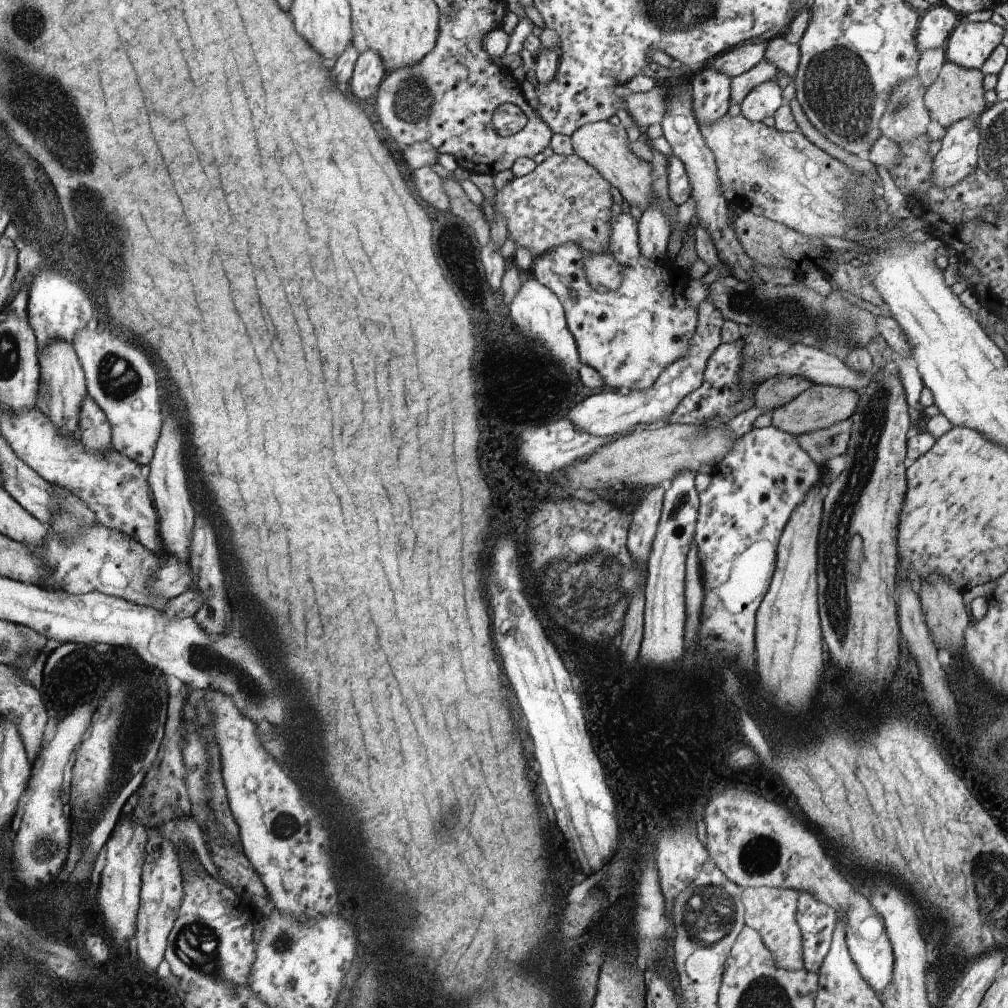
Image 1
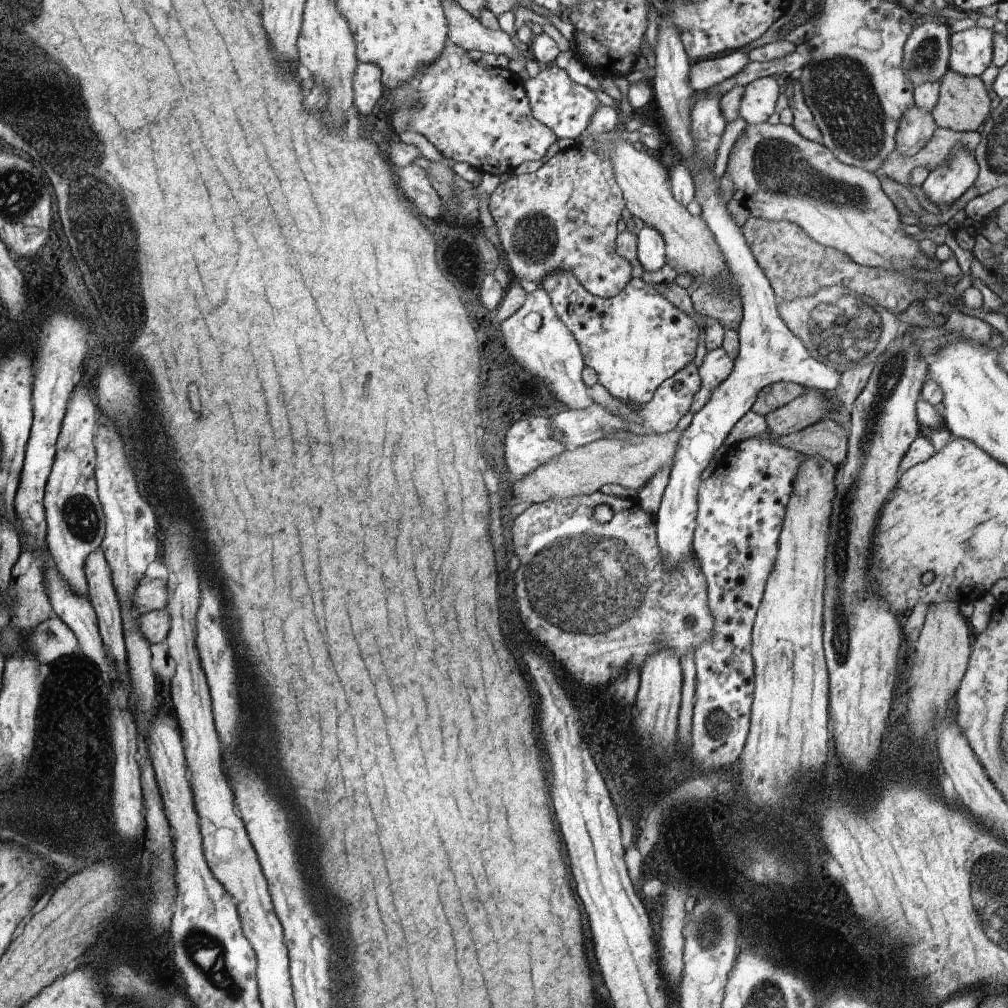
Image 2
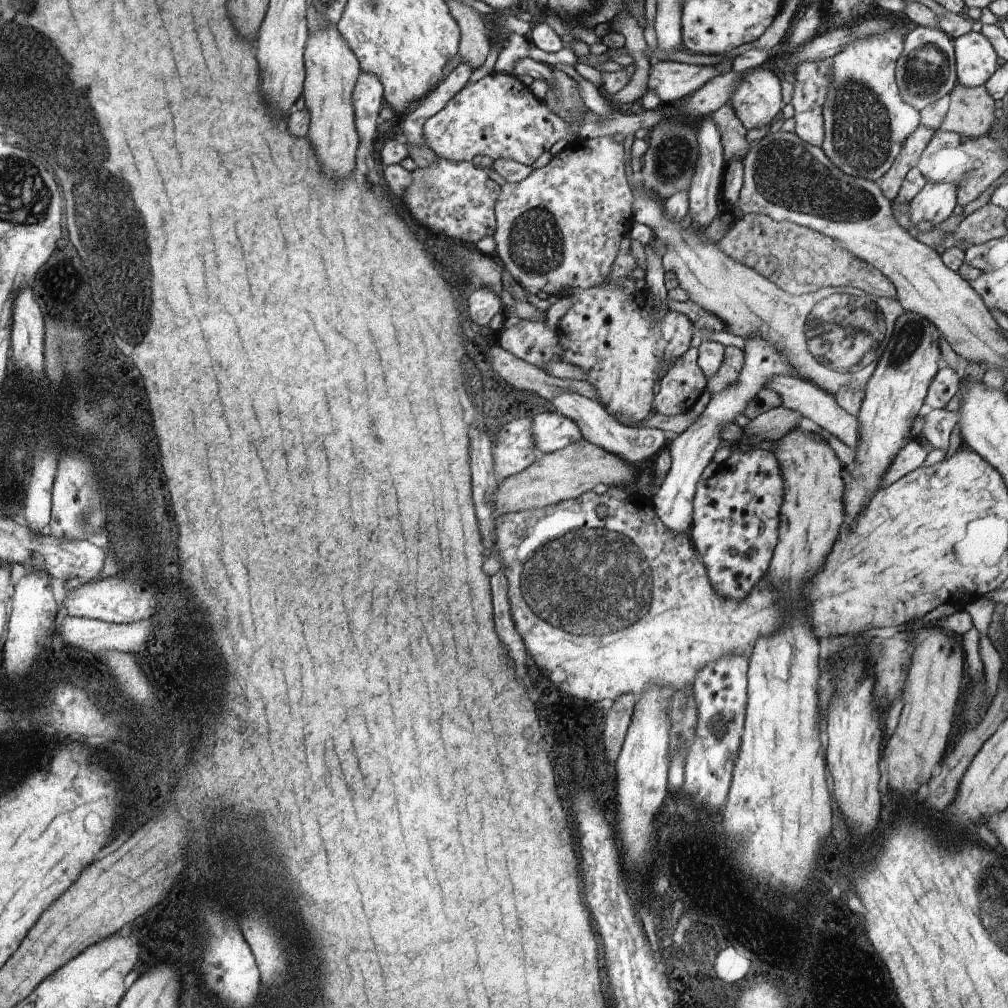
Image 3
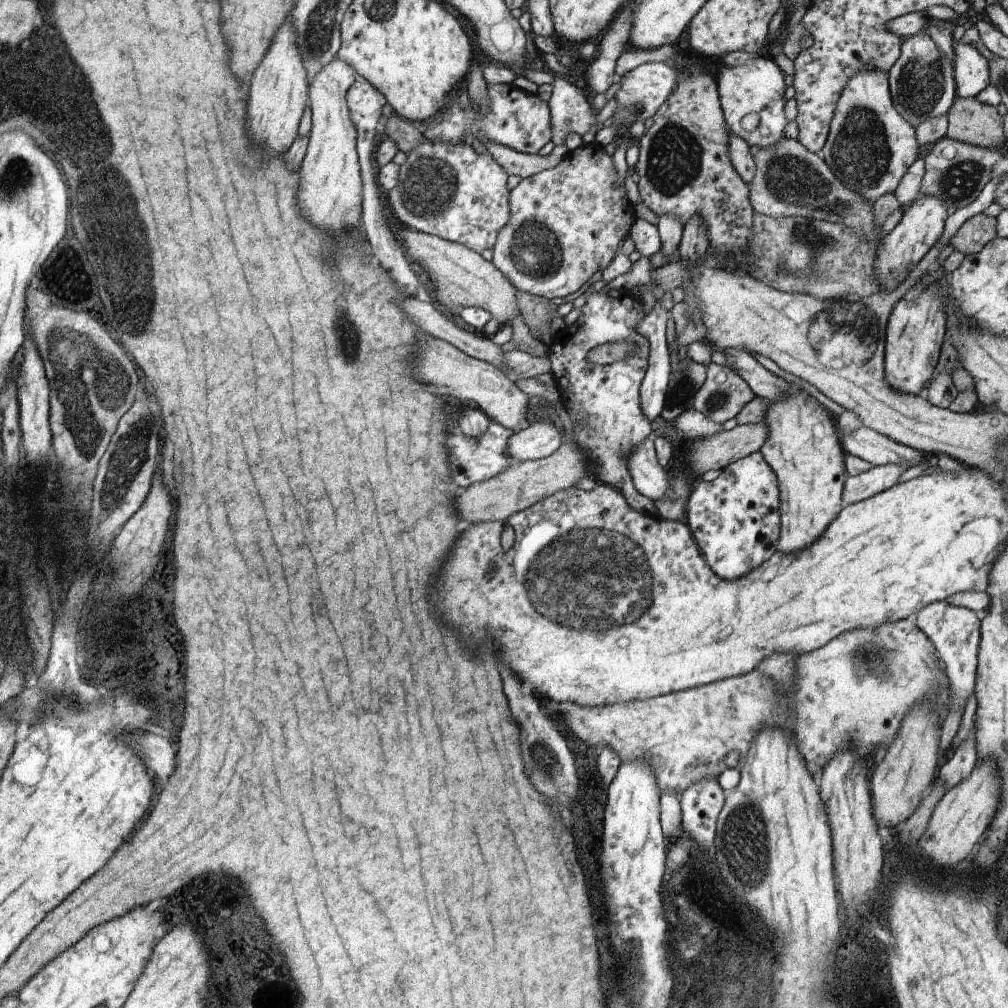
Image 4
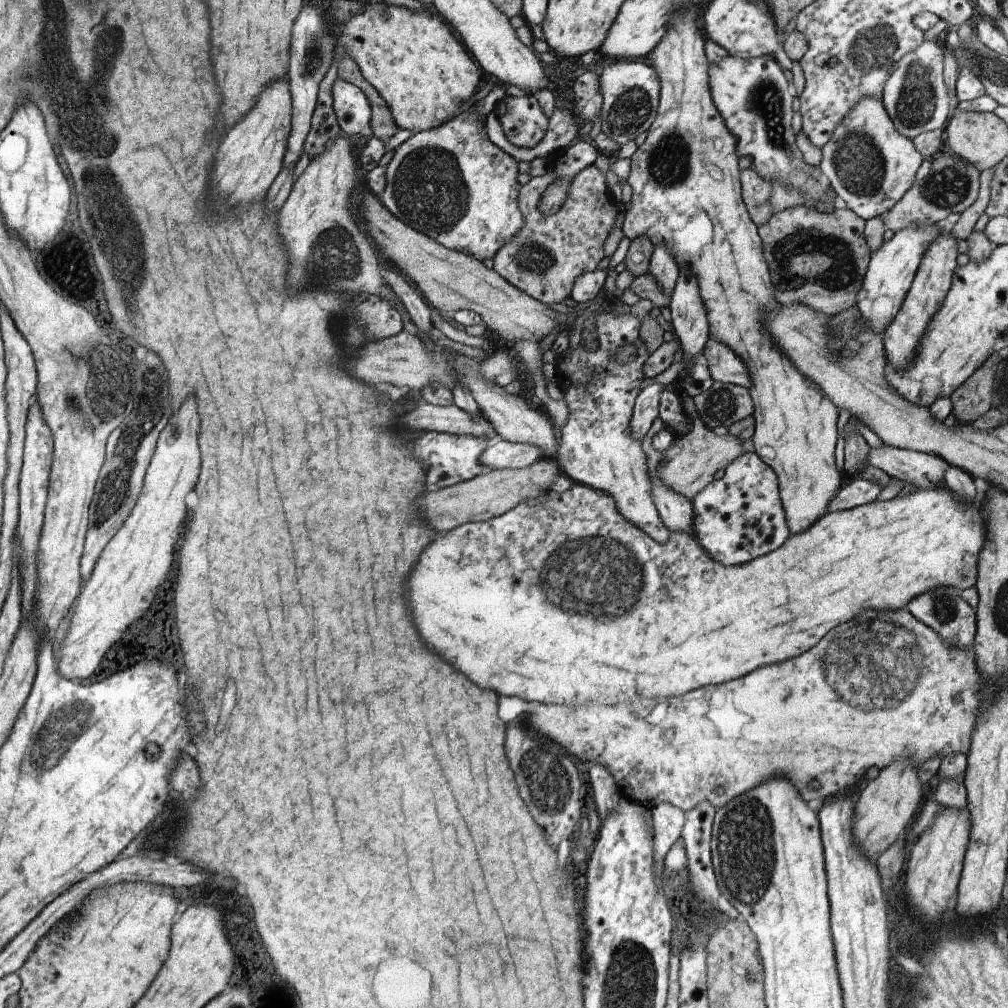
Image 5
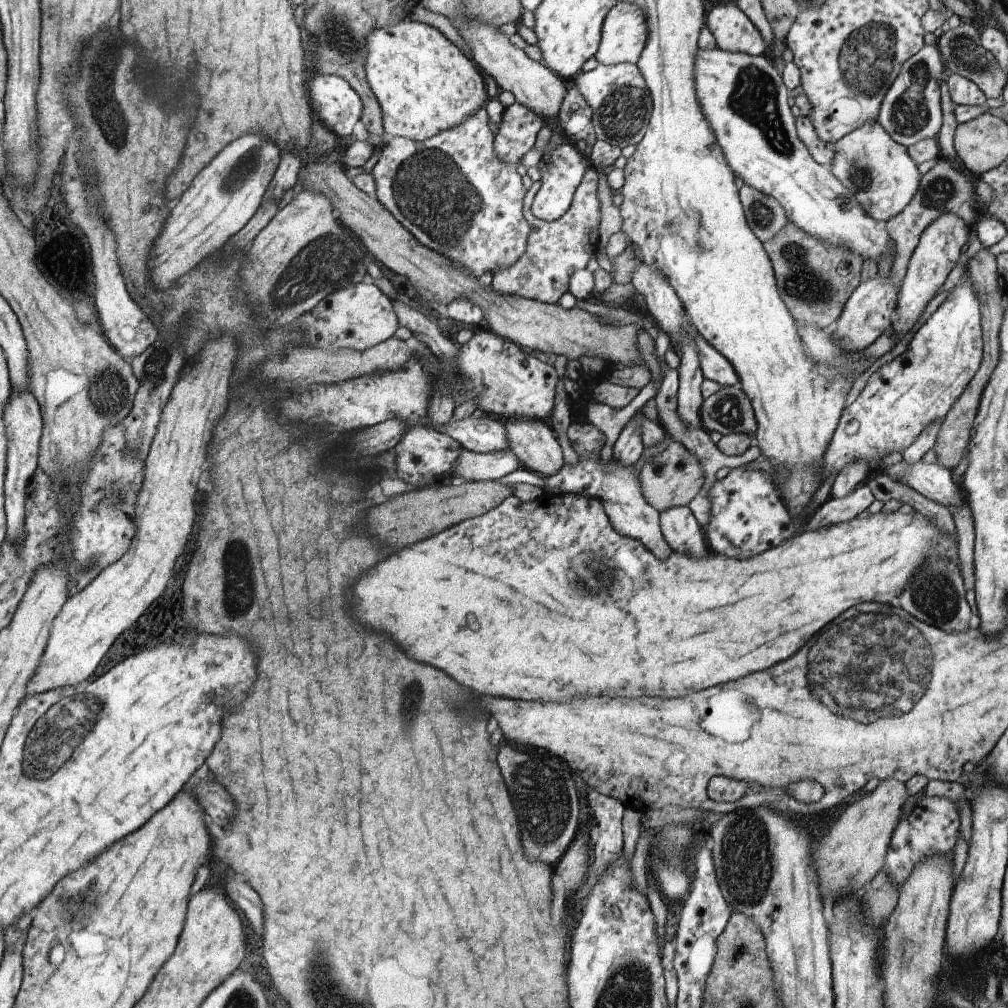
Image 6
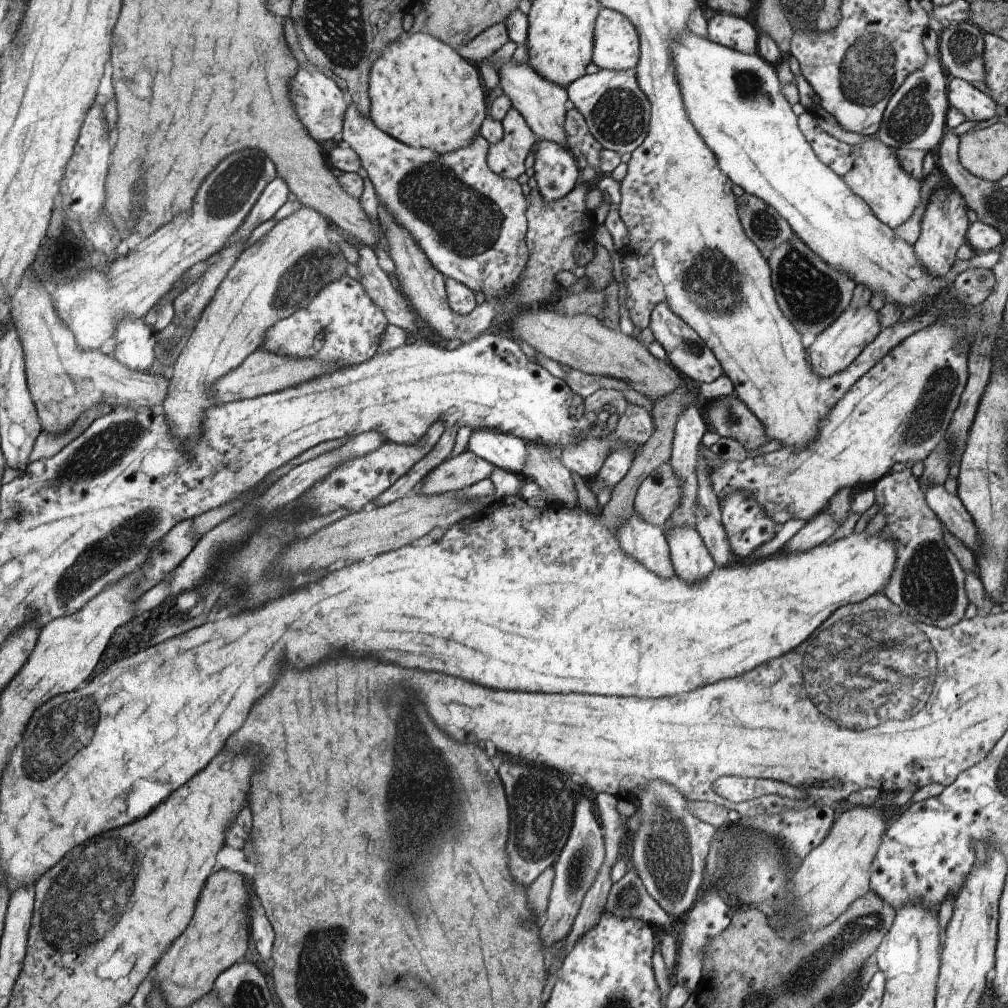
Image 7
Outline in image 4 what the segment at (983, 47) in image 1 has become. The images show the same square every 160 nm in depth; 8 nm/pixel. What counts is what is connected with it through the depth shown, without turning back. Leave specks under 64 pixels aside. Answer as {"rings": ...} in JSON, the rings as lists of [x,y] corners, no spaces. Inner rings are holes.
{"rings":[[[956,44],[956,94],[961,99],[974,98],[989,84],[989,64],[986,57],[966,44]]]}

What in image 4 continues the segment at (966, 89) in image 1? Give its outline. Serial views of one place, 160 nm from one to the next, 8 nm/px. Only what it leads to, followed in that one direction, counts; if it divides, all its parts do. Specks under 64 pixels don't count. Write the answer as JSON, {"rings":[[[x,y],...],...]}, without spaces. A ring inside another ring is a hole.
{"rings":[[[957,96],[946,115],[949,122],[946,137],[961,143],[985,147],[986,149],[989,147],[1002,148],[1006,145],[1003,116],[998,113],[996,107],[985,105],[976,97],[961,99]]]}

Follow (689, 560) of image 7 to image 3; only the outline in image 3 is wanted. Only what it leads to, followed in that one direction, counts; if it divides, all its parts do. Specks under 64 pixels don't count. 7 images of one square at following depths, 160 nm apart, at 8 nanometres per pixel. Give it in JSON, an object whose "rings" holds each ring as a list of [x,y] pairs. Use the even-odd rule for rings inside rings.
{"rings":[[[566,390],[566,392],[558,394],[556,398],[552,398],[552,404],[566,418],[572,418],[580,426],[582,437],[587,442],[592,442],[592,444],[596,444],[596,446],[600,446],[608,452],[614,452],[626,463],[641,469],[641,472],[637,474],[636,489],[637,493],[643,495],[648,503],[653,459],[668,445],[668,437],[672,440],[676,434],[653,427],[624,426],[620,420],[615,420],[614,416],[608,414],[606,408],[599,405],[599,402],[590,400],[590,398],[584,397],[575,391]]]}

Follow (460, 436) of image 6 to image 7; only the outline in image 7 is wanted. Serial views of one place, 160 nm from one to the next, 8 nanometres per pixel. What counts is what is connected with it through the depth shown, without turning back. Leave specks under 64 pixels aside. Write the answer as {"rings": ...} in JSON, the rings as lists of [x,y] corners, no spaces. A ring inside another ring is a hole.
{"rings":[[[480,427],[472,431],[468,450],[494,467],[522,475],[526,462],[526,443],[508,432]]]}

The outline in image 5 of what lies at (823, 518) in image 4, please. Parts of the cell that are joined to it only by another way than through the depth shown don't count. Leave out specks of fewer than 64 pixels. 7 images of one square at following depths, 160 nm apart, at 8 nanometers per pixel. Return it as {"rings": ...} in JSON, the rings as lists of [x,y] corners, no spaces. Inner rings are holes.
{"rings":[[[682,5],[679,13],[671,18],[666,34],[647,54],[646,60],[660,81],[659,105],[646,139],[629,158],[630,174],[626,182],[633,191],[623,222],[623,233],[630,240],[647,236],[654,246],[663,244],[679,268],[687,269],[694,276],[703,300],[710,336],[731,348],[747,366],[752,381],[748,390],[754,407],[754,452],[777,474],[785,519],[790,534],[795,535],[807,531],[826,514],[828,503],[841,487],[841,472],[834,463],[834,448],[838,442],[836,423],[840,409],[813,380],[805,377],[781,353],[765,323],[769,320],[766,313],[776,311],[779,302],[764,258],[761,236],[744,204],[737,142],[712,100],[708,74],[710,62],[705,53],[706,38],[696,23],[696,10],[696,6]]]}

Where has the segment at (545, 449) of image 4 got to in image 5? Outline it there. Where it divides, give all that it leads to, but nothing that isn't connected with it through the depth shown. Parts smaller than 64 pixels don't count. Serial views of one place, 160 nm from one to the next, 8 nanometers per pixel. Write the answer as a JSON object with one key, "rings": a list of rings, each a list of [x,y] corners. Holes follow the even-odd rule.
{"rings":[[[497,439],[483,450],[482,462],[486,468],[523,469],[542,458],[538,447],[526,443],[511,443]]]}

